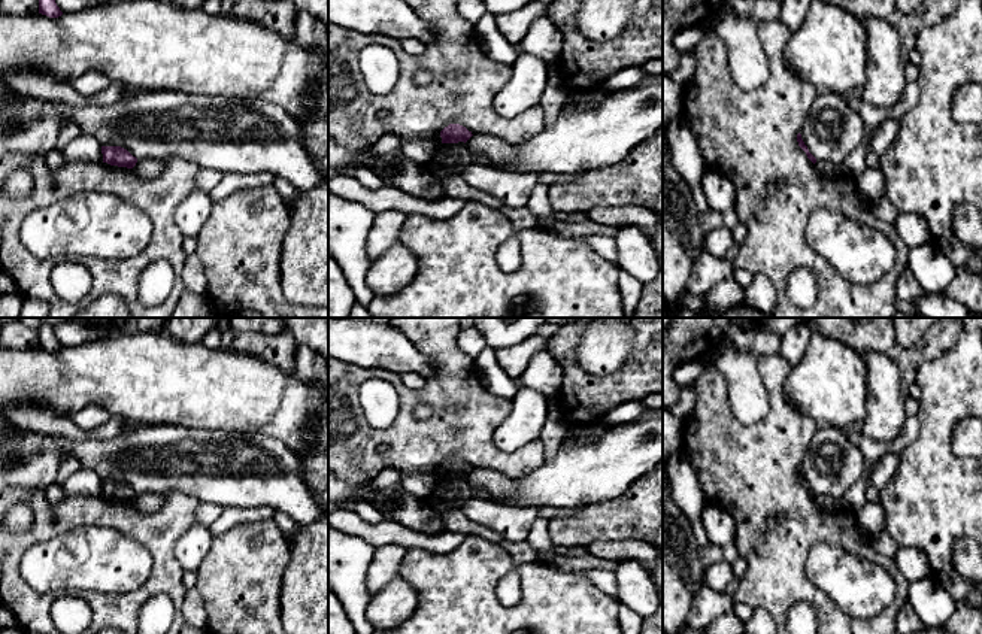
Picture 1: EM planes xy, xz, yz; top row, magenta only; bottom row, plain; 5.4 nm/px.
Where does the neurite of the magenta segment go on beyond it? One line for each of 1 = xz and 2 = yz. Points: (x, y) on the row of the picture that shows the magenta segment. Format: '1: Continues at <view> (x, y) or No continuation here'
1: No continuation here
2: No continuation here

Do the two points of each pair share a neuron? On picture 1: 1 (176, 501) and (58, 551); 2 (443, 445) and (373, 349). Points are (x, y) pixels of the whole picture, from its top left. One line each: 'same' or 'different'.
1: different
2: different

